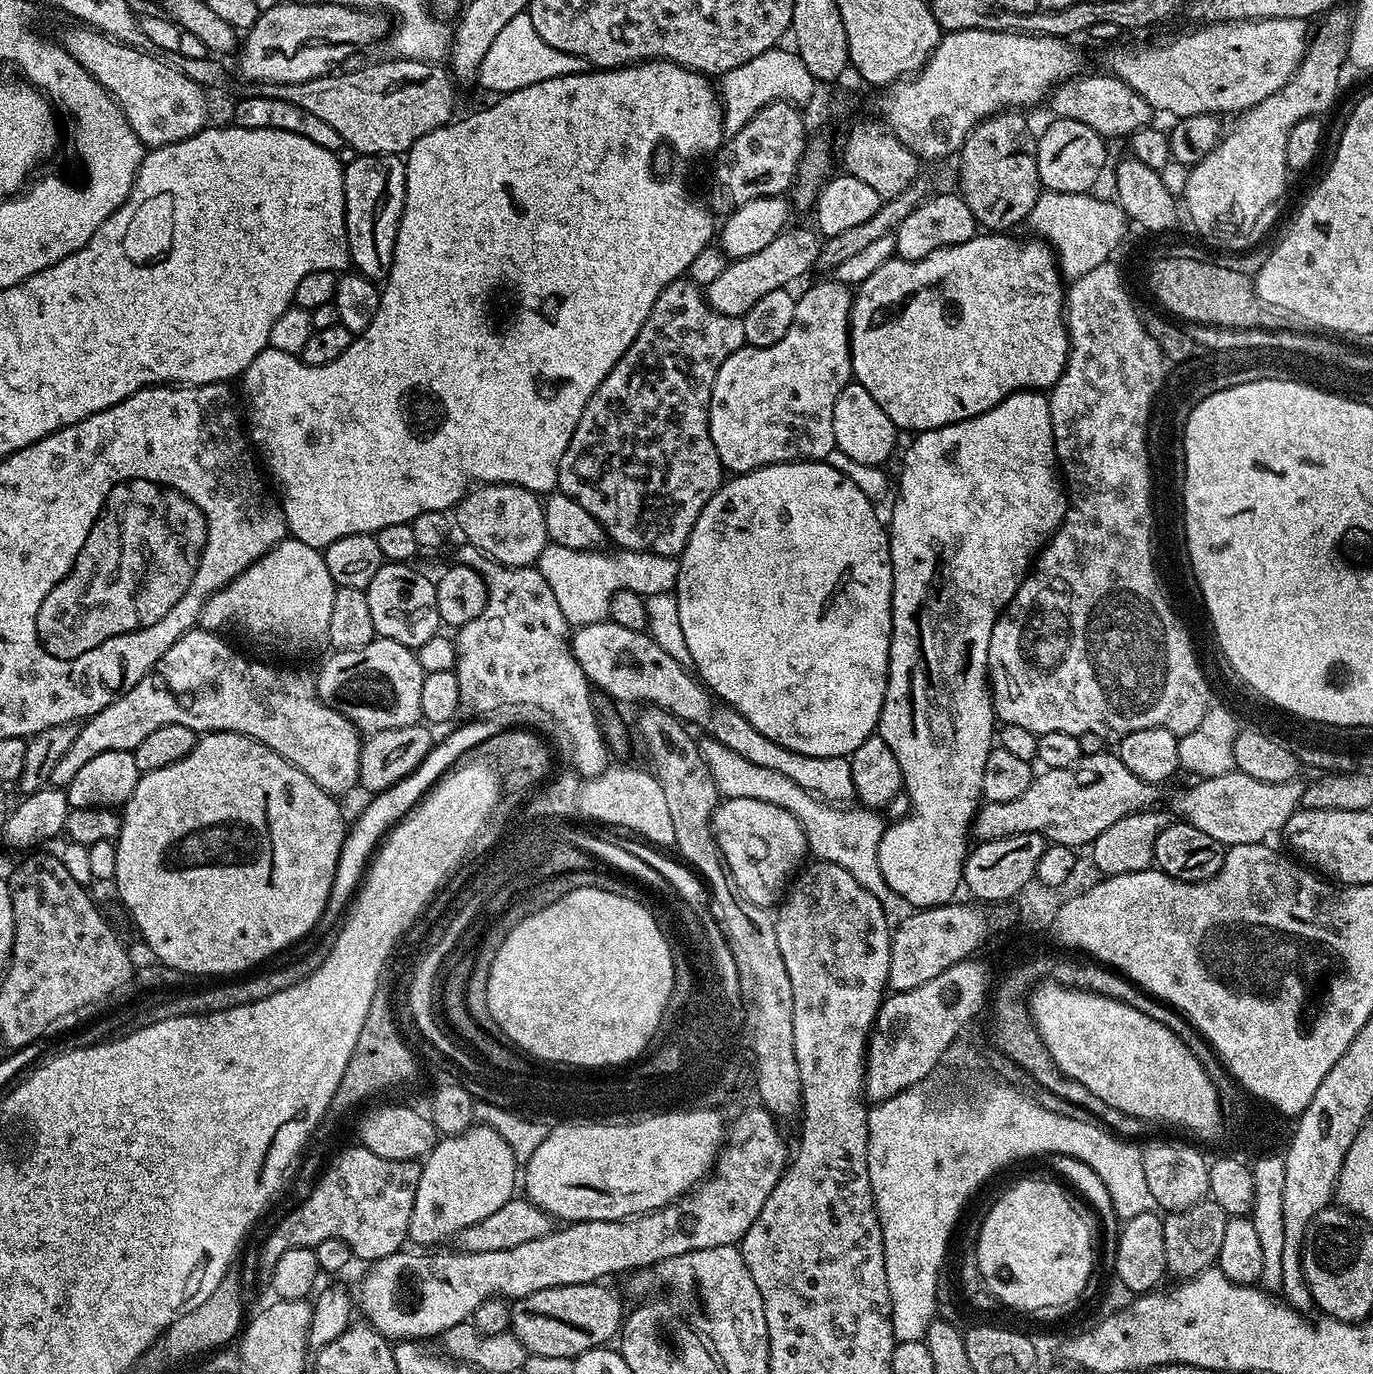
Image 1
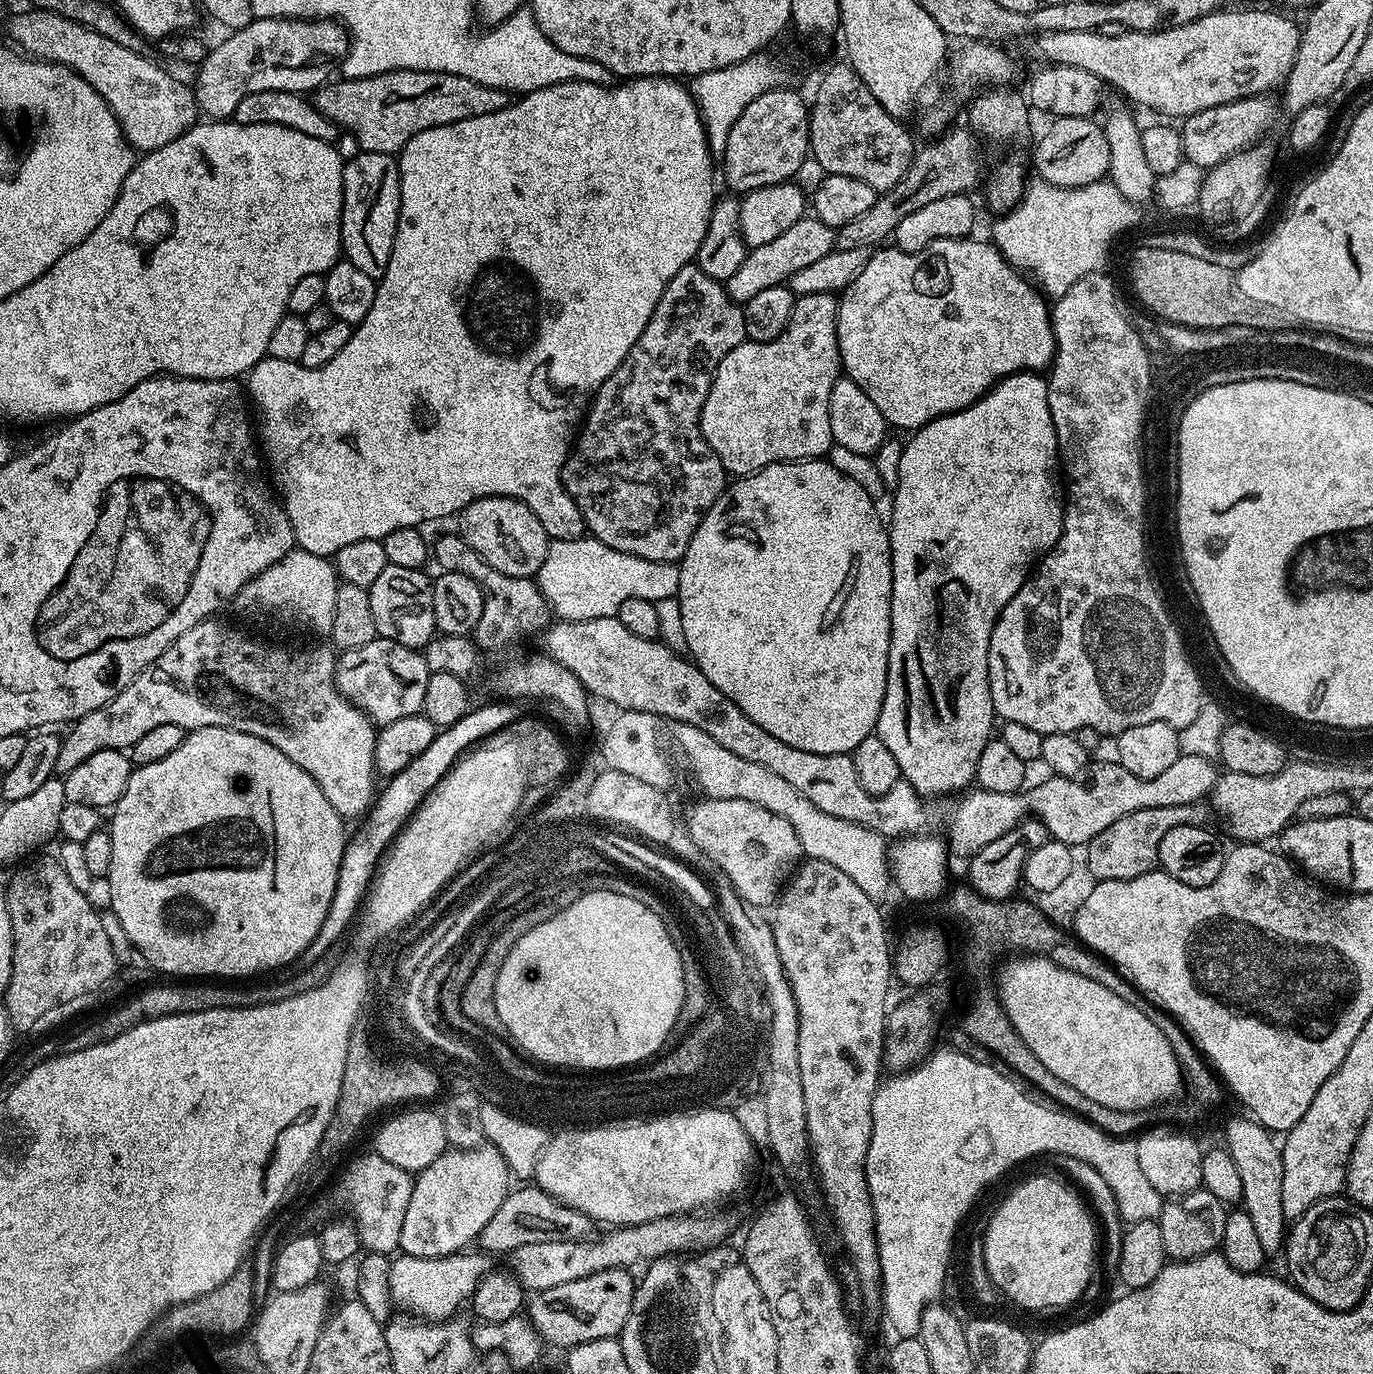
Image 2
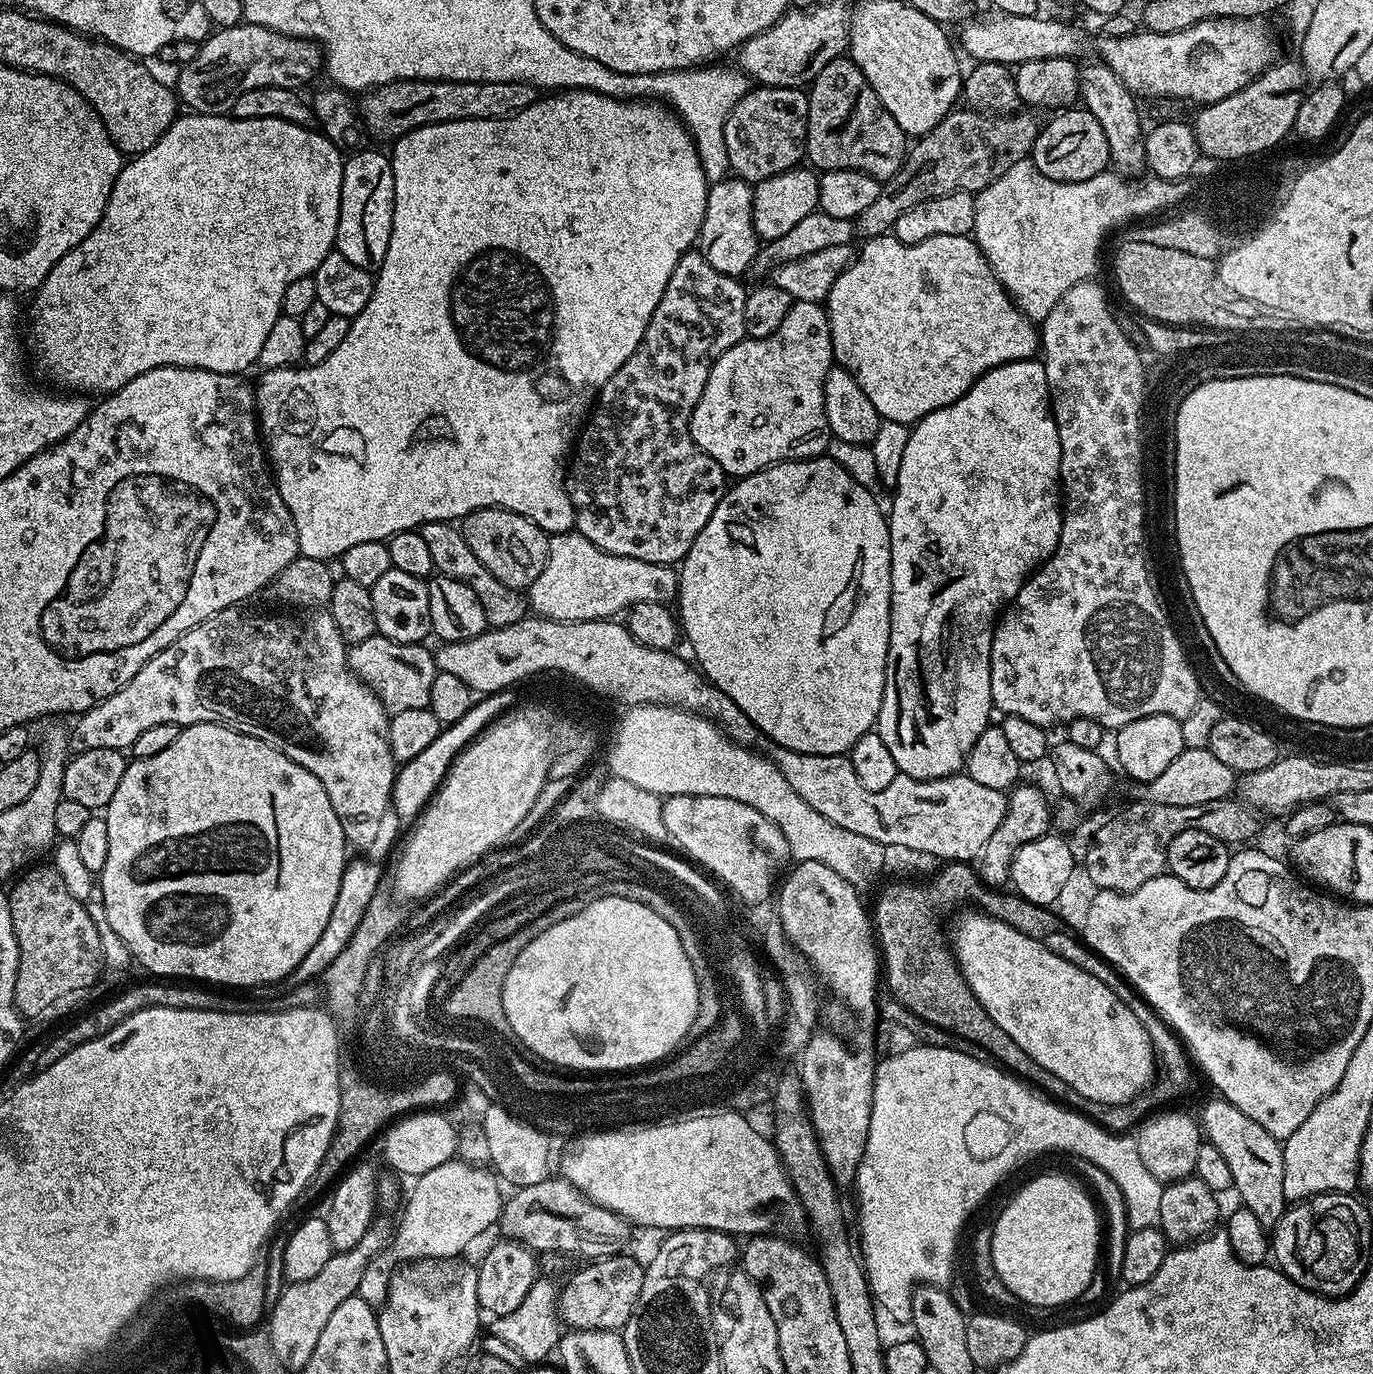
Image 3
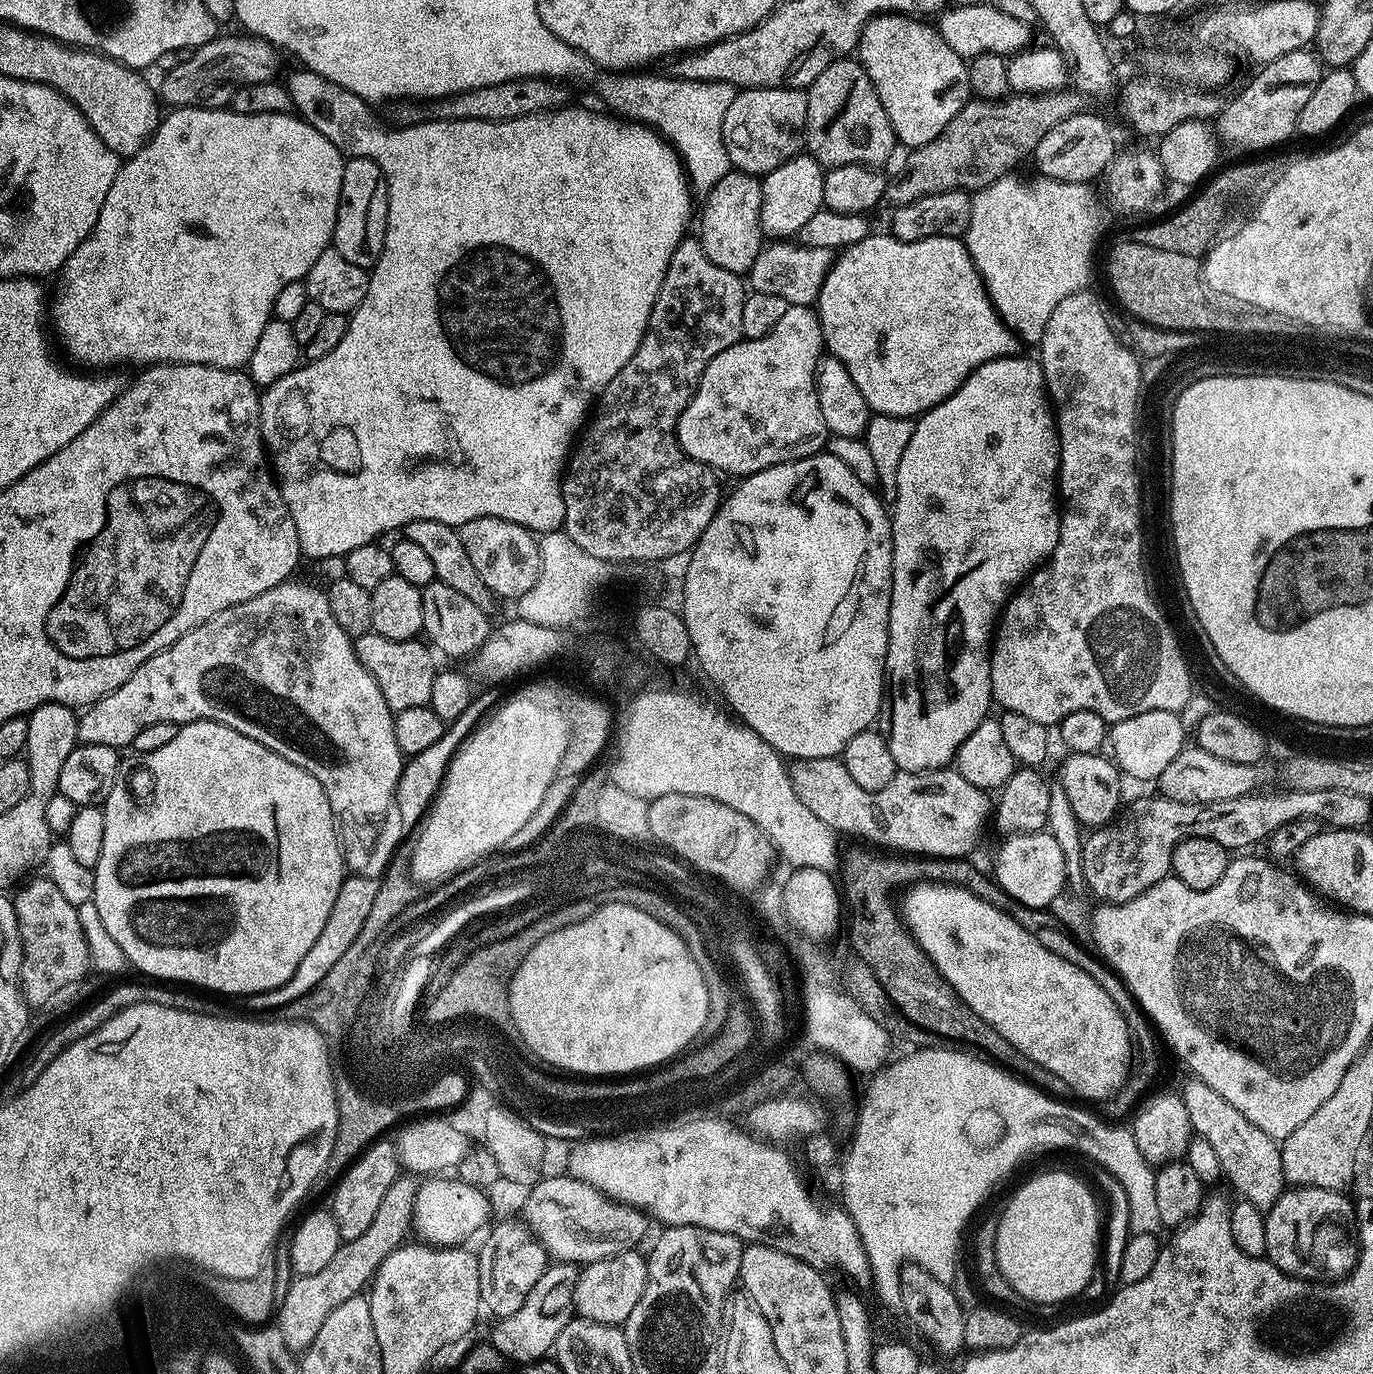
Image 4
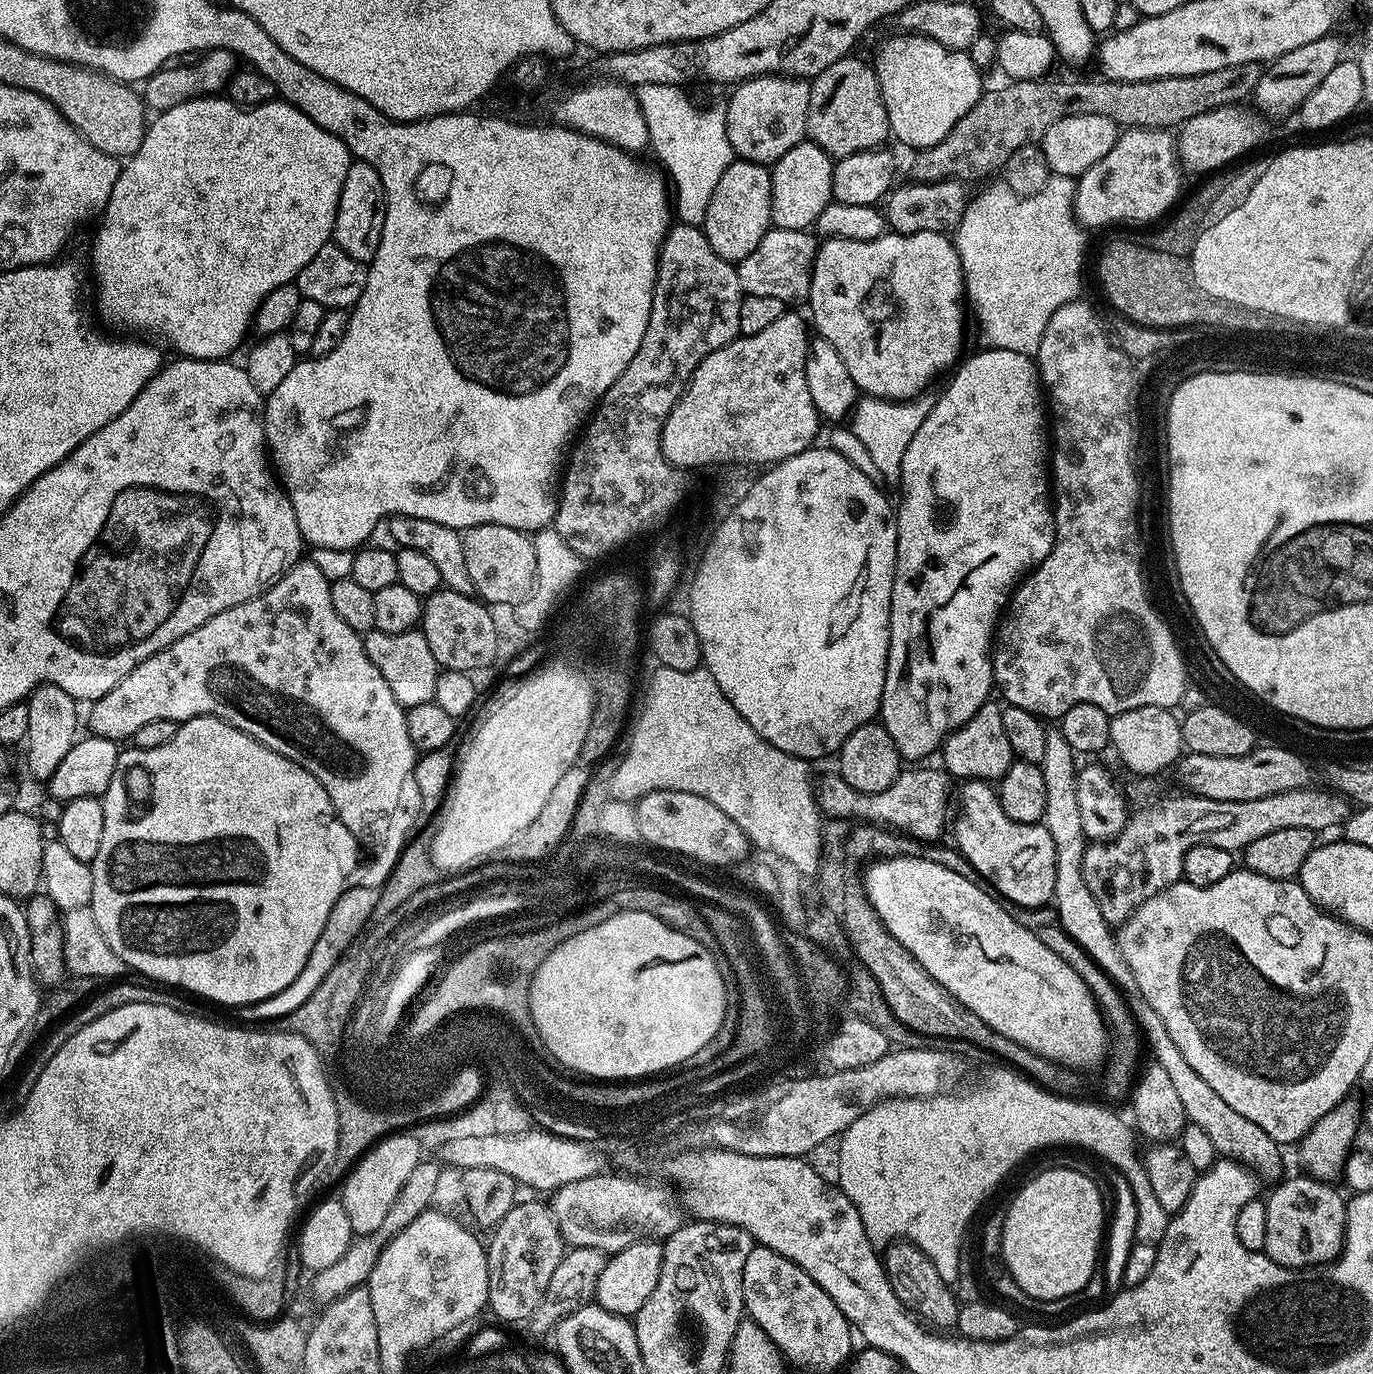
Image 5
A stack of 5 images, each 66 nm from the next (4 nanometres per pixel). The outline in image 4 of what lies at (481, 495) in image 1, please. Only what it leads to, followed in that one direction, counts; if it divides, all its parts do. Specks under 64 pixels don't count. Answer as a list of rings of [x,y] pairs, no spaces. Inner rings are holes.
[[[474,518],[459,525],[458,531],[468,557],[475,566],[479,581],[500,596],[518,598],[538,582],[542,566],[540,541],[537,533],[518,522],[506,518]]]

